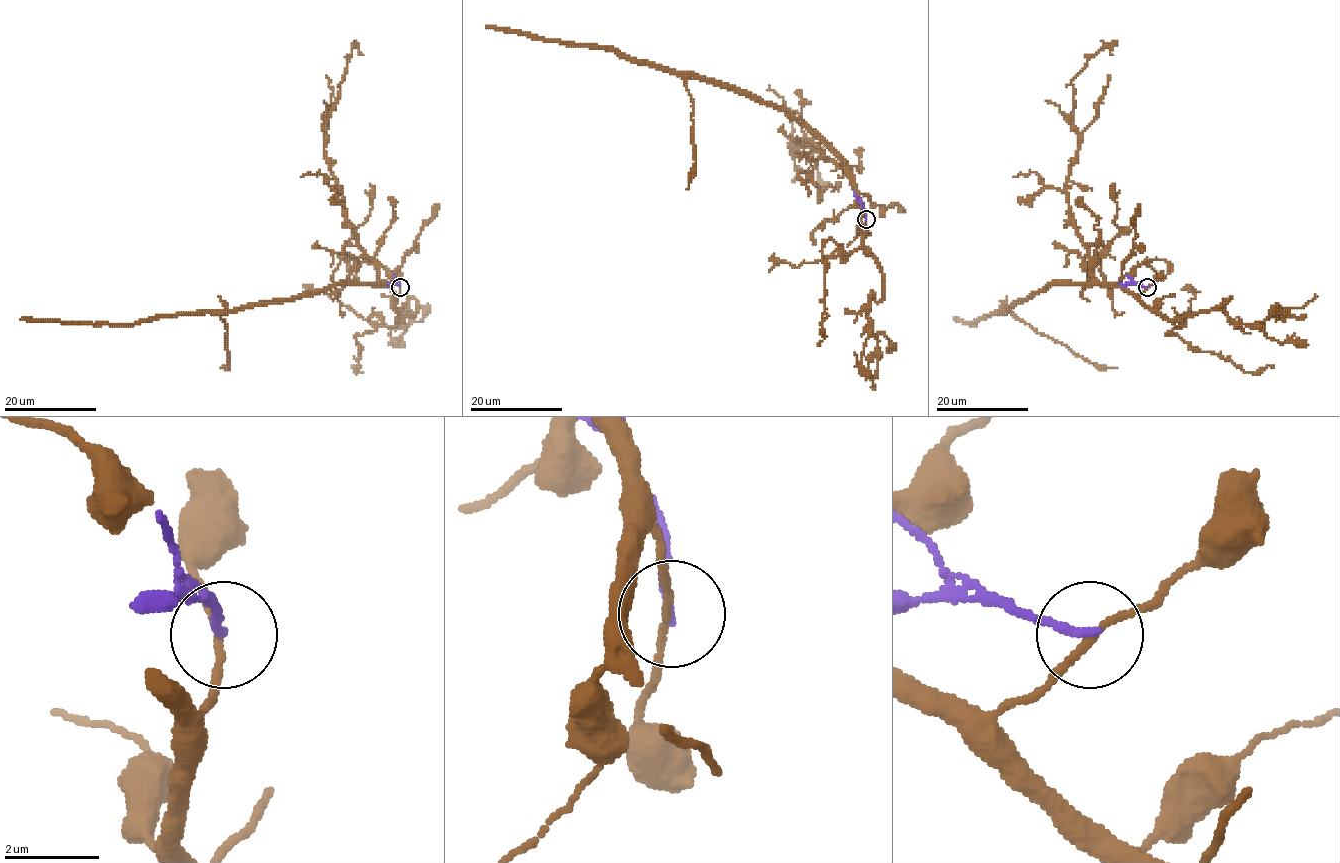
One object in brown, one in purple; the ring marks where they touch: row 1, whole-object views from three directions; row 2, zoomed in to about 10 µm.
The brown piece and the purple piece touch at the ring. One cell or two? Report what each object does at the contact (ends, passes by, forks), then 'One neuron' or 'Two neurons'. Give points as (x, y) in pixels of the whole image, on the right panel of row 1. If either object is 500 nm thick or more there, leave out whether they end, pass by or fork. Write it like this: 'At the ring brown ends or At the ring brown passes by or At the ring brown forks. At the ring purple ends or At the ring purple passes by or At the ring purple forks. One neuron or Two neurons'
At the ring brown passes by. At the ring purple ends. Two neurons

